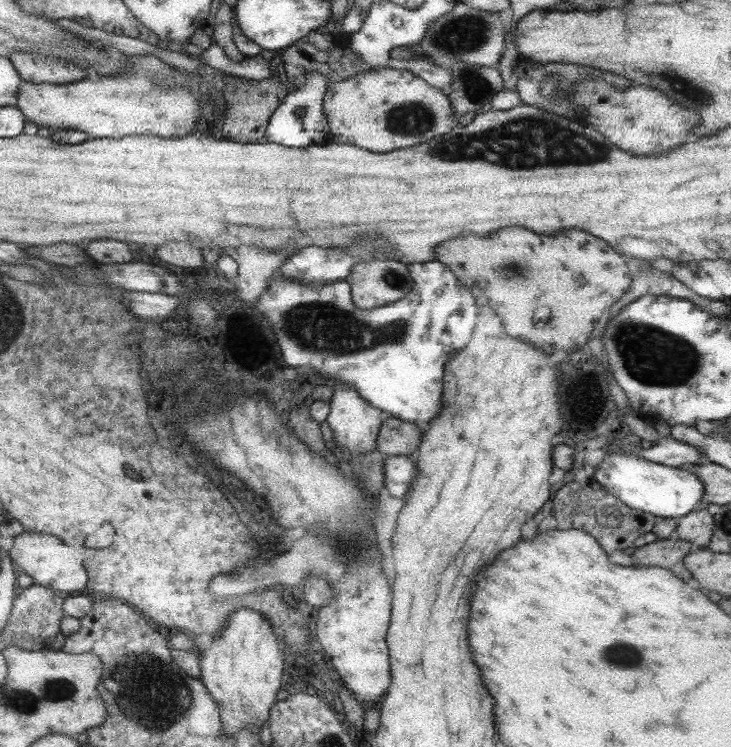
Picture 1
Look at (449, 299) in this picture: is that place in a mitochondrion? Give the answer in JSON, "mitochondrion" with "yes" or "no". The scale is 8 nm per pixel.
{"mitochondrion":"no"}

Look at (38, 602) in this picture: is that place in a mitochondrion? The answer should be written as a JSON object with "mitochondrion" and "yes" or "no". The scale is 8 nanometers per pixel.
{"mitochondrion":"no"}

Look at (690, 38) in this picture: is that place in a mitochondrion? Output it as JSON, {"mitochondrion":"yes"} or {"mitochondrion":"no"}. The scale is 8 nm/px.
{"mitochondrion":"no"}

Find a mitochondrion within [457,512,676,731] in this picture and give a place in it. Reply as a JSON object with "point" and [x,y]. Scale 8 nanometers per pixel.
{"point":[619,655]}

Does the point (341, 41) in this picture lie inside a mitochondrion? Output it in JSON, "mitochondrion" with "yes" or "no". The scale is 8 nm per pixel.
{"mitochondrion":"no"}

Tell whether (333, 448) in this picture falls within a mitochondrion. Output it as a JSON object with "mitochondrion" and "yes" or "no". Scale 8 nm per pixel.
{"mitochondrion":"no"}

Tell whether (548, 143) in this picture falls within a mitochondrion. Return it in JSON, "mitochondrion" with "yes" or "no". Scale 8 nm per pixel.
{"mitochondrion":"yes"}

